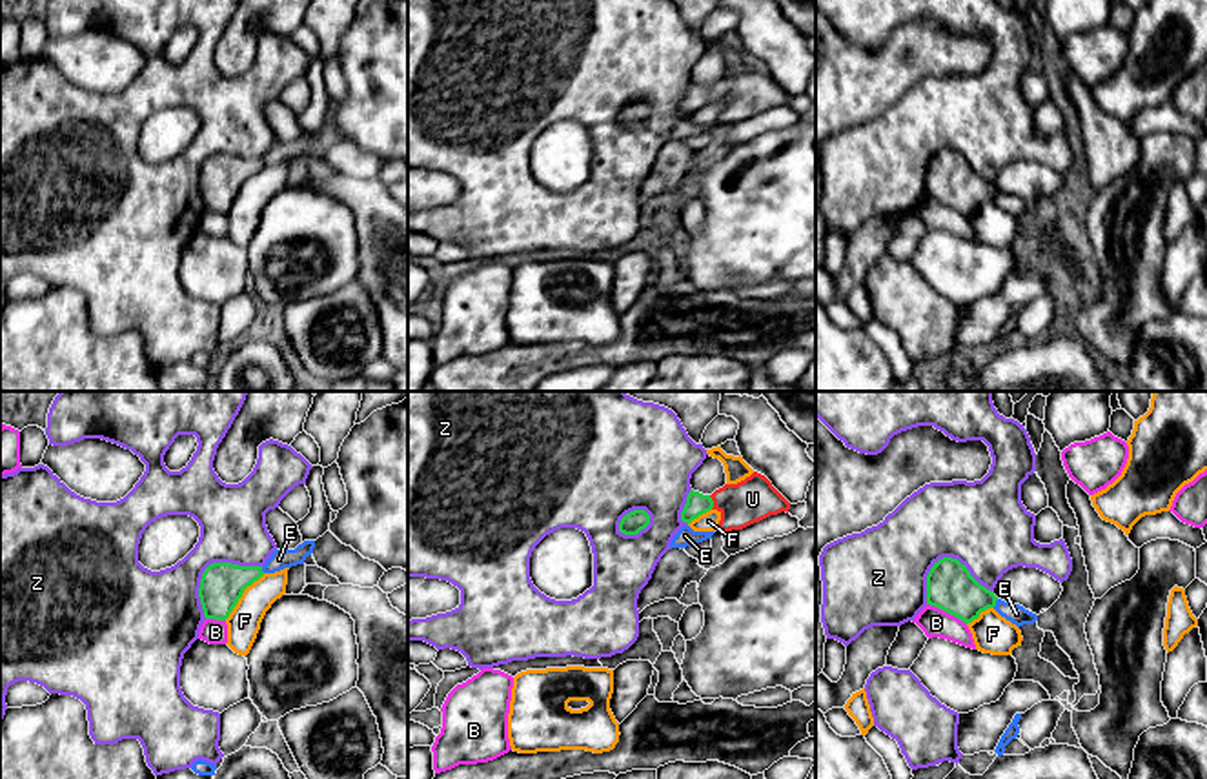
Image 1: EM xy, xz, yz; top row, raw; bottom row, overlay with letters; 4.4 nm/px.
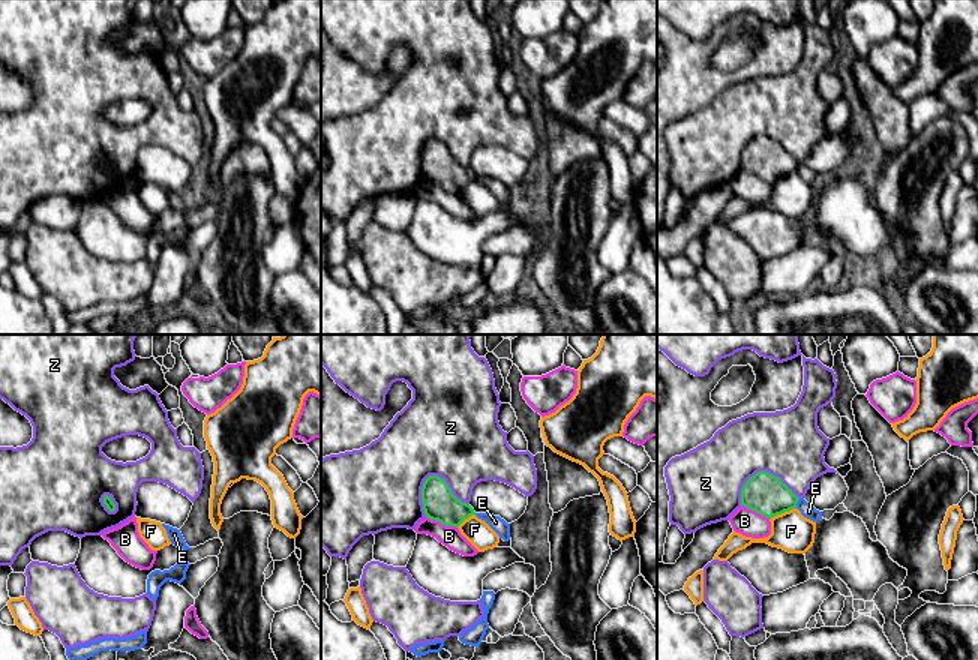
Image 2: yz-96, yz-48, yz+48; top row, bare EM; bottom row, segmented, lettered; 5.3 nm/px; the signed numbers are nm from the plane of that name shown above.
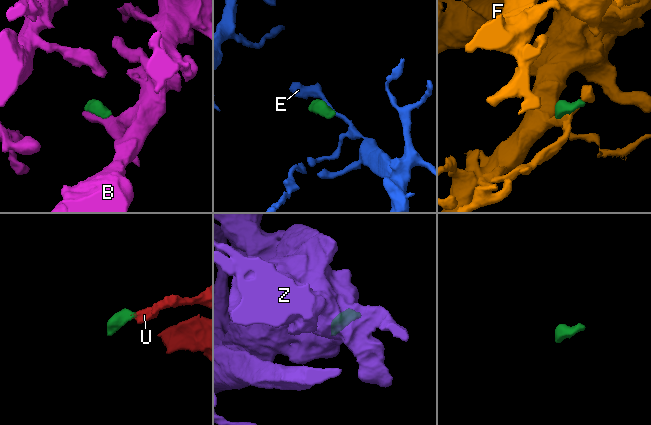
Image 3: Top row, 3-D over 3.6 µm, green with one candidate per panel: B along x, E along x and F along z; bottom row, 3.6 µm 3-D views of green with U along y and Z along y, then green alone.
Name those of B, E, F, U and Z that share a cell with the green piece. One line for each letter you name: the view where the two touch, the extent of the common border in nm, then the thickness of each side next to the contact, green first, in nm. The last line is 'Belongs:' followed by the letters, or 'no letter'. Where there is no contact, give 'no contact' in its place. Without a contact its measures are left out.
U: contact in xz; length 70 nm; calibres 100 and 190 nm
Belongs: U

